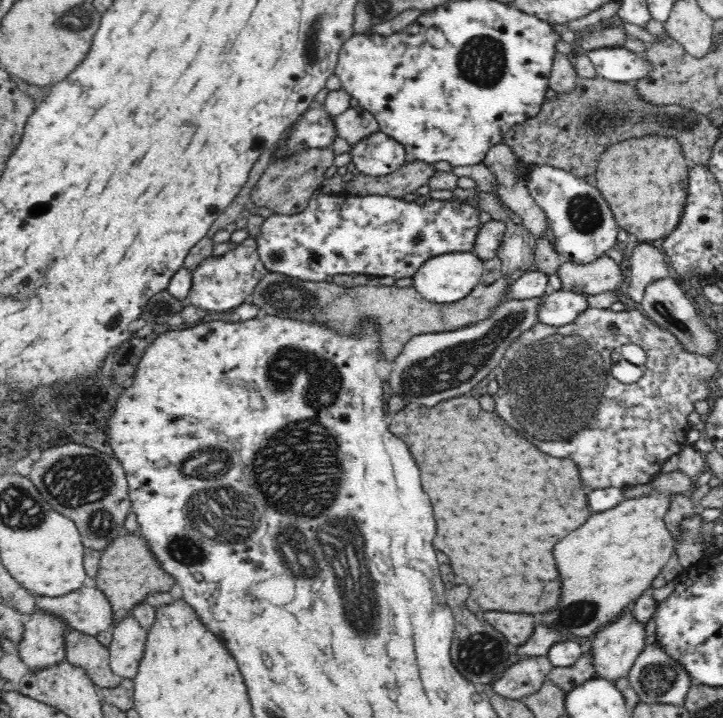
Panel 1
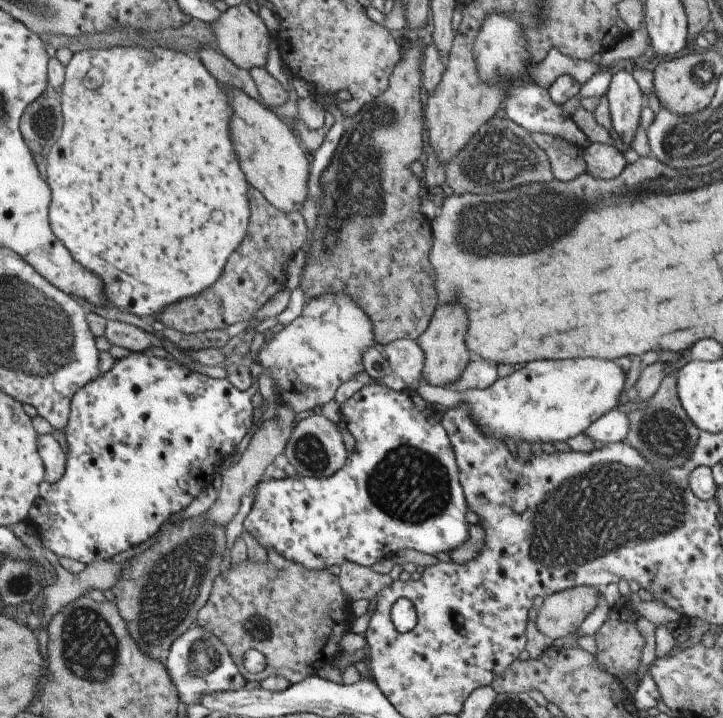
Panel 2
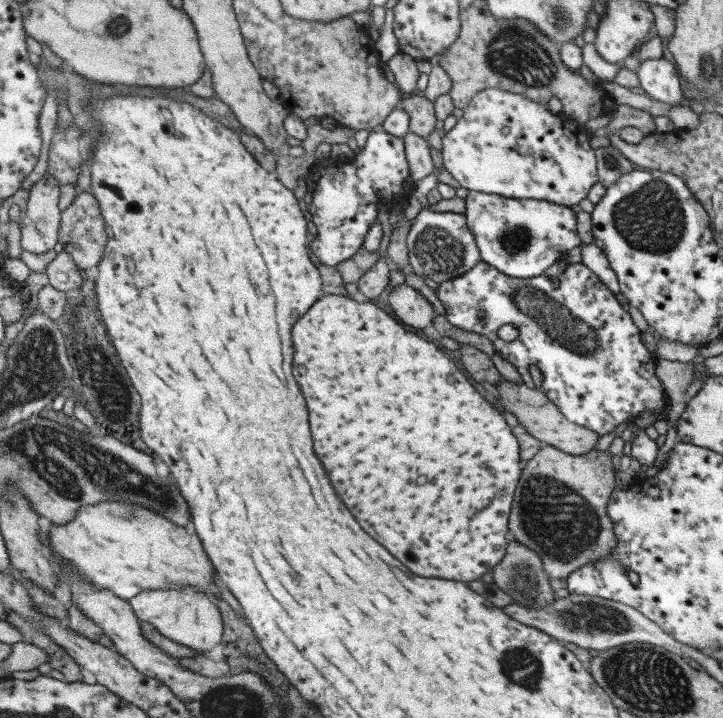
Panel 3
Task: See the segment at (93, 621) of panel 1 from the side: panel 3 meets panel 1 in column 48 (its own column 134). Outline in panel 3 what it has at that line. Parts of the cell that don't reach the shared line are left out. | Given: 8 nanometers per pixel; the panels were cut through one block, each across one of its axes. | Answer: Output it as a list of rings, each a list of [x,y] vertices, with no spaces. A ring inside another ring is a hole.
[[[193,586],[142,592],[127,601],[140,622],[153,624],[165,638],[202,654],[210,652],[222,638],[223,622],[219,608],[211,600],[211,596]]]

